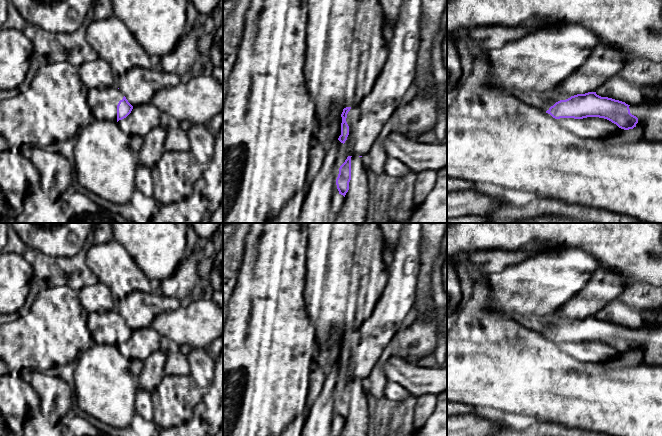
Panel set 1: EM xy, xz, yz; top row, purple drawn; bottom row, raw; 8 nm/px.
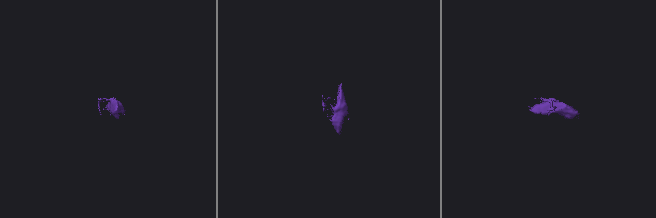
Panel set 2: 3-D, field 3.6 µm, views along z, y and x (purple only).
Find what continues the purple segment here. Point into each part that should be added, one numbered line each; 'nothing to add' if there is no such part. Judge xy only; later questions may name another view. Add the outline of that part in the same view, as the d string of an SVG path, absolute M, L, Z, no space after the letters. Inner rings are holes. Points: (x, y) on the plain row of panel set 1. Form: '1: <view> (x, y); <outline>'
1: xy (103, 327); M117 310L91 312L87 317L87 328L94 343L117 346L117 329L123 321L124 318Z

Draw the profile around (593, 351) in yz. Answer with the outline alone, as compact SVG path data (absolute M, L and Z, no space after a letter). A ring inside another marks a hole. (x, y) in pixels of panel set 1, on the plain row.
M599 341L560 342L557 345L560 350L573 357L593 363L607 363L624 355L611 345Z

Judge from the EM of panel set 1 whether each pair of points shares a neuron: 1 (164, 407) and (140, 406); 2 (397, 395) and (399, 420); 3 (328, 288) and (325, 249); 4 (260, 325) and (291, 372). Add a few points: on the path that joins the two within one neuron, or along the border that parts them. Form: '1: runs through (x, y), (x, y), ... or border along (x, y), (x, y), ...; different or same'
1: border along (150, 393), (153, 409), (152, 420); different
2: border along (409, 394), (405, 398), (393, 403); different
3: runs through (330, 278), (330, 265), (325, 259); same
4: runs through (268, 337), (268, 349), (279, 360); same

